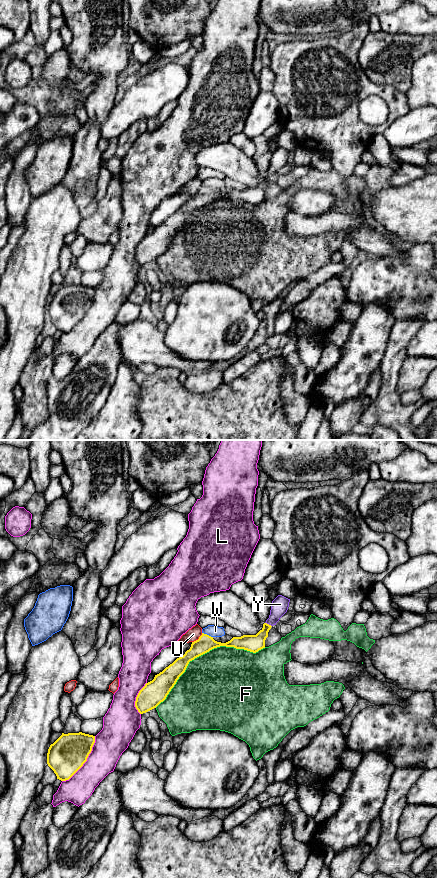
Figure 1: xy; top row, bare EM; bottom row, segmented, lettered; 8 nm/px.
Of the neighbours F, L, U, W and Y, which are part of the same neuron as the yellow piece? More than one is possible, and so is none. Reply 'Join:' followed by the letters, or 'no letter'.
Join: Y

